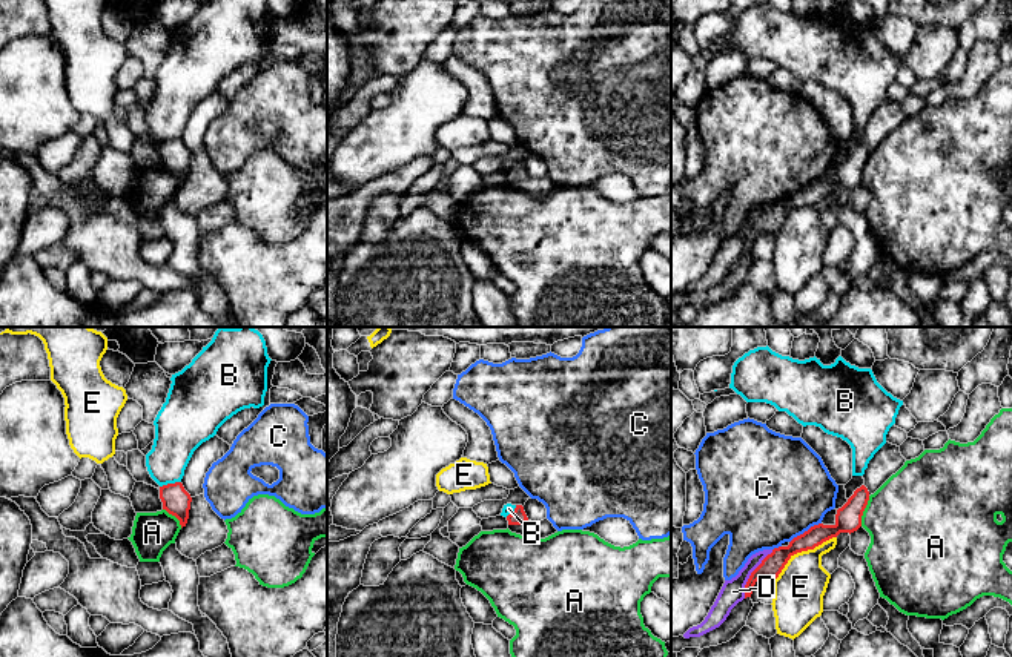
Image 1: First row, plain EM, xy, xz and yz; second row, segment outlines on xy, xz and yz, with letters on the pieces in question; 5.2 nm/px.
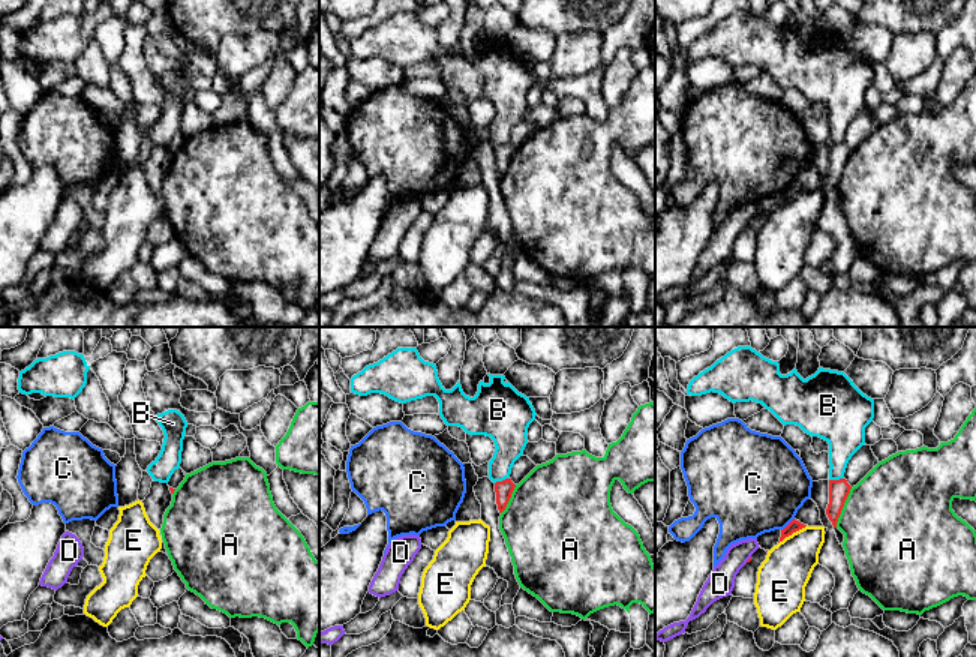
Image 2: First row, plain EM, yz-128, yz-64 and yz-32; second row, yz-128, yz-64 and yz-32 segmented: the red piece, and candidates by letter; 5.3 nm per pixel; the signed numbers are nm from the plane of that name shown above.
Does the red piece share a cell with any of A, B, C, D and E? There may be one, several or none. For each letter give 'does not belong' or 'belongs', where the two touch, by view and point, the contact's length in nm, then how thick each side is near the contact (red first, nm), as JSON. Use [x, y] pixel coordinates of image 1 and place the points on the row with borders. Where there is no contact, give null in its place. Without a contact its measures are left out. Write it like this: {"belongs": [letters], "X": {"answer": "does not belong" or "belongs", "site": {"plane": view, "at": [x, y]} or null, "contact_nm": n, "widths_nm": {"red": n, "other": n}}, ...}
{"belongs": [], "A": {"answer": "does not belong", "site": {"plane": "yz", "at": [863, 510]}, "contact_nm": 170, "widths_nm": {"red": 140, "other": 460}}, "B": {"answer": "does not belong", "site": {"plane": "xy", "at": [169, 484]}, "contact_nm": 120, "widths_nm": {"red": 150, "other": 220}}, "C": {"answer": "does not belong", "site": {"plane": "yz", "at": [805, 531]}, "contact_nm": 200, "widths_nm": {"red": 140, "other": 500}}, "D": {"answer": "does not belong", "site": {"plane": "yz", "at": [751, 574]}, "contact_nm": 300, "widths_nm": {"red": 110, "other": 130}}, "E": {"answer": "does not belong", "site": {"plane": "yz", "at": [802, 550]}, "contact_nm": 400, "widths_nm": {"red": 110, "other": 260}}}

